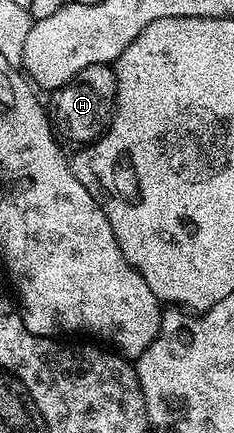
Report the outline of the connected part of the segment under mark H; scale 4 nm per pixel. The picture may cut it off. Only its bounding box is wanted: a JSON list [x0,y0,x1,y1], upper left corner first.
[49,63,115,145]

